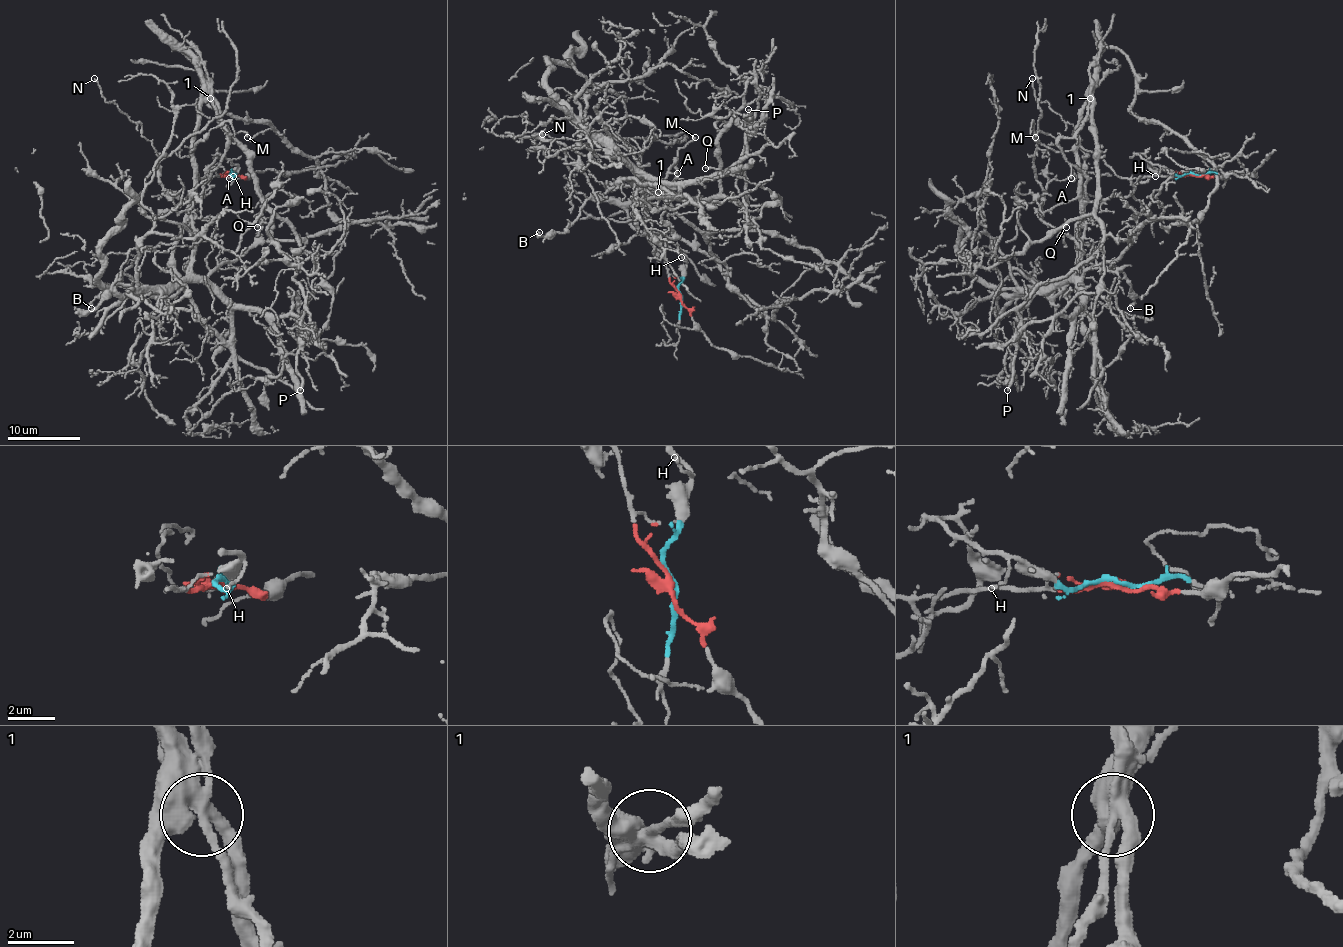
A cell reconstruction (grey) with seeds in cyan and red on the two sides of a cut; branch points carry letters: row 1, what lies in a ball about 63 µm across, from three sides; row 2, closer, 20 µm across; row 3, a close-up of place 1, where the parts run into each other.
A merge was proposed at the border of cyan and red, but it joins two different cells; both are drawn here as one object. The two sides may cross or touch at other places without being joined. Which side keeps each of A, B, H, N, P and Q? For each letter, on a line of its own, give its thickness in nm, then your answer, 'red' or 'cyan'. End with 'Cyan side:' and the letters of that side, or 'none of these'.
A: calibre 110 nm; cyan
B: calibre 120 nm; red
H: calibre 100 nm; cyan
N: calibre 120 nm; cyan
P: calibre 220 nm; red
Q: calibre 70 nm; red
Cyan side: A, H, N

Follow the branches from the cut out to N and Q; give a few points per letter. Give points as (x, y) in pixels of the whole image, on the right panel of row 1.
N: (1194, 174), (1178, 176), (1138, 154), (1151, 176), (1127, 196), (1087, 202), (1074, 127), (1036, 100), (1032, 78)
Q: (1194, 174), (1120, 178), (1080, 143), (1080, 112), (1089, 98), (1096, 207), (1065, 222), (1065, 227)

